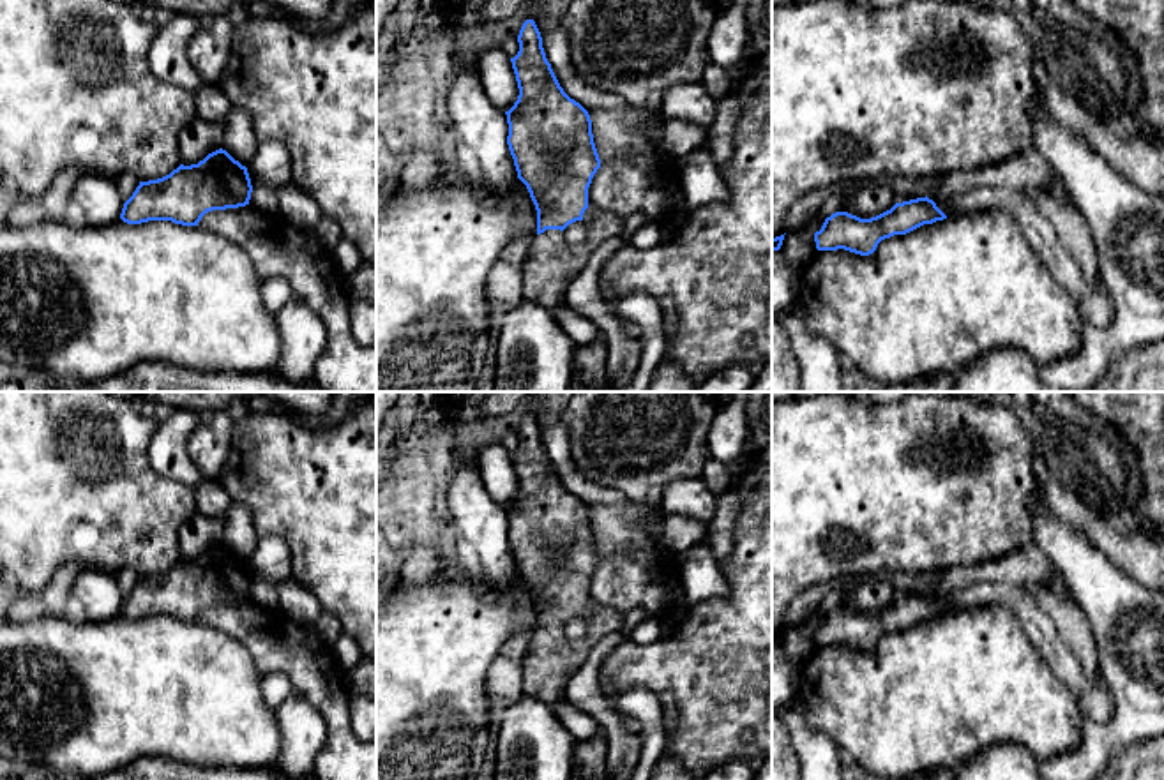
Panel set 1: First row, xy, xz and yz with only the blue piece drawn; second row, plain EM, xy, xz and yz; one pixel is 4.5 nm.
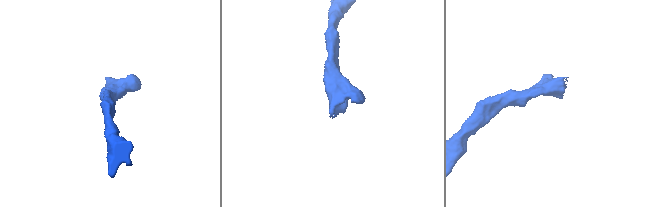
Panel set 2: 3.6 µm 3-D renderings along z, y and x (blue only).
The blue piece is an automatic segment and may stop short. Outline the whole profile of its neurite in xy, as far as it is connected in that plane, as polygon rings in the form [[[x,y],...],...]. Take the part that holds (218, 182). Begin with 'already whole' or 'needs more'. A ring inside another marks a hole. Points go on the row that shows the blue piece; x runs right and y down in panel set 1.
already whole | [[[219,148],[198,164],[180,164],[163,178],[140,182],[120,219],[127,224],[171,221],[198,226],[207,212],[249,205],[251,192],[247,168]]]

